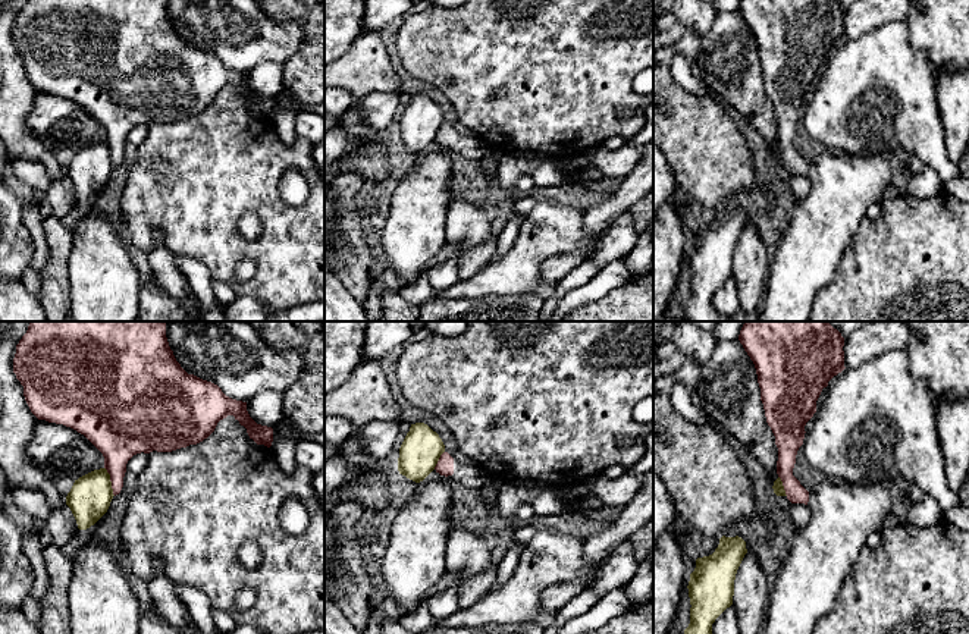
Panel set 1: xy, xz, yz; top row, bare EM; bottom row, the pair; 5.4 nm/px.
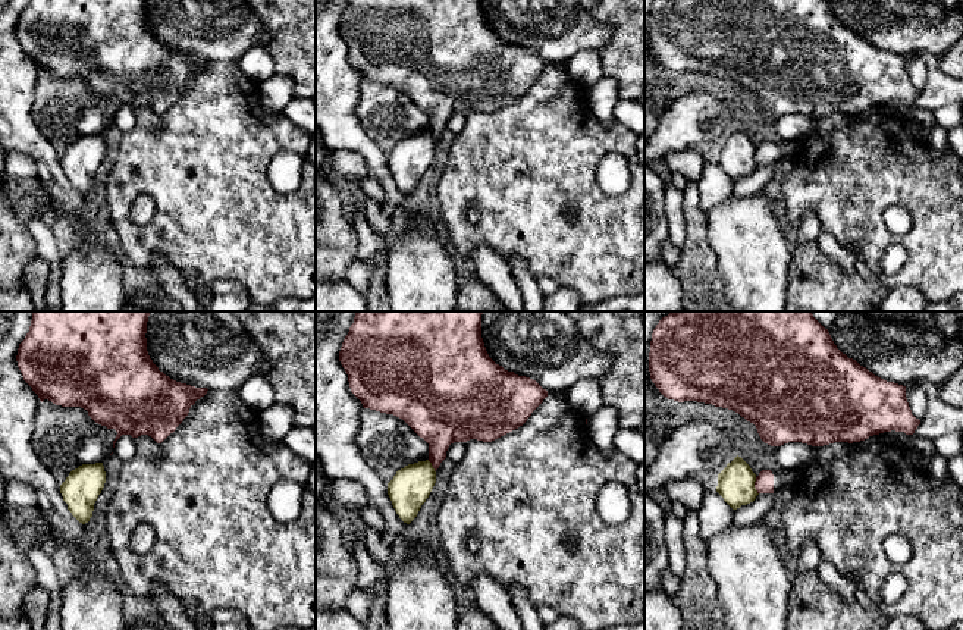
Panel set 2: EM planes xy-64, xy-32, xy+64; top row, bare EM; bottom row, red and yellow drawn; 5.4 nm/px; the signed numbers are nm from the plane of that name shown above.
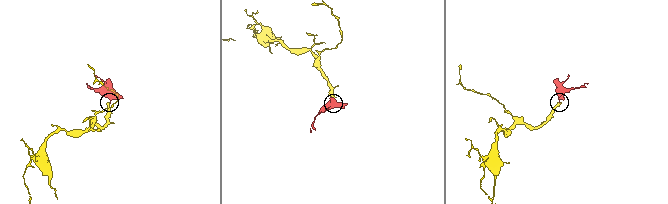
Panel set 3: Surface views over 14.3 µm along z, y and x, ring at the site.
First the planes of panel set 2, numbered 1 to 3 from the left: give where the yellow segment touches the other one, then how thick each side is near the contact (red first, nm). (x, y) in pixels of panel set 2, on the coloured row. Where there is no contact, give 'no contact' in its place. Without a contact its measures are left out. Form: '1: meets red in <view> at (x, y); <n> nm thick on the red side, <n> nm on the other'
1: no contact
2: meets red in xy-32 at (432, 464); 280 nm thick on the red side, 220 nm on the other
3: meets red in xy+64 at (755, 486); 100 nm thick on the red side, 200 nm on the other

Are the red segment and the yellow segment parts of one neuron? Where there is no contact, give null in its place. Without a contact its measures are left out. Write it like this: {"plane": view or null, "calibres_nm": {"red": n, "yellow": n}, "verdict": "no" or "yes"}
{"plane": "xy", "calibres_nm": {"red": 260, "yellow": 220}, "verdict": "no"}

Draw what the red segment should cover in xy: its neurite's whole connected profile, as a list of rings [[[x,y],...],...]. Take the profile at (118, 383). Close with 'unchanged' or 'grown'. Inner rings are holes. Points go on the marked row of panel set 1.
[[[29,321],[16,345],[13,373],[38,420],[76,430],[103,453],[115,496],[123,487],[126,464],[134,455],[197,445],[228,415],[233,415],[257,445],[270,448],[273,442],[273,429],[257,424],[247,411],[247,402],[226,396],[217,385],[188,374],[181,367],[169,346],[164,321]]] | unchanged

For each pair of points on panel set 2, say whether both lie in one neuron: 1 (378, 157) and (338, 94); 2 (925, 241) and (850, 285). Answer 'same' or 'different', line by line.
1: same
2: different

